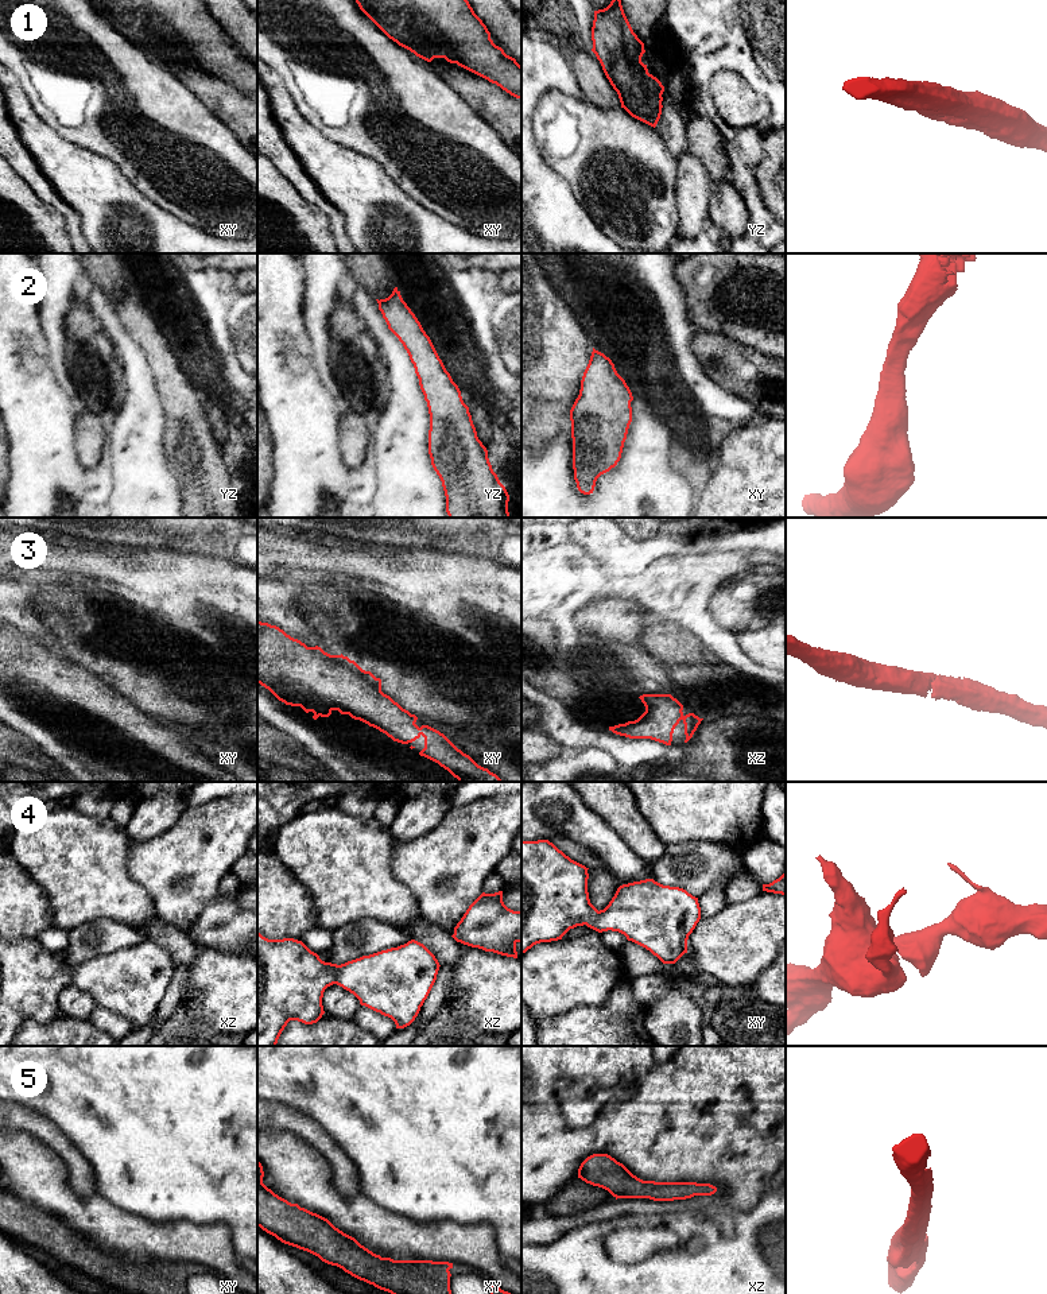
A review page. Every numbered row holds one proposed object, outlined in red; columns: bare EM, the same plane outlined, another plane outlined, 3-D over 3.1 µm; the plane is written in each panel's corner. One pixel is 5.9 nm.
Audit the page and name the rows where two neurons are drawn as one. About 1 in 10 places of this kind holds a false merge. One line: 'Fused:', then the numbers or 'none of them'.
Fused: none of them

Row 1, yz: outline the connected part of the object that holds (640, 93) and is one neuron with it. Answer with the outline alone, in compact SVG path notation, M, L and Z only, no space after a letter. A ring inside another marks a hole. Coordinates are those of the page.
M621 0L594 11L592 40L592 51L617 92L621 108L655 128L662 115L664 86L641 62L644 43L633 32Z

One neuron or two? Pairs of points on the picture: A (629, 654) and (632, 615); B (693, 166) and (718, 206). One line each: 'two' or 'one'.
A: two
B: two

